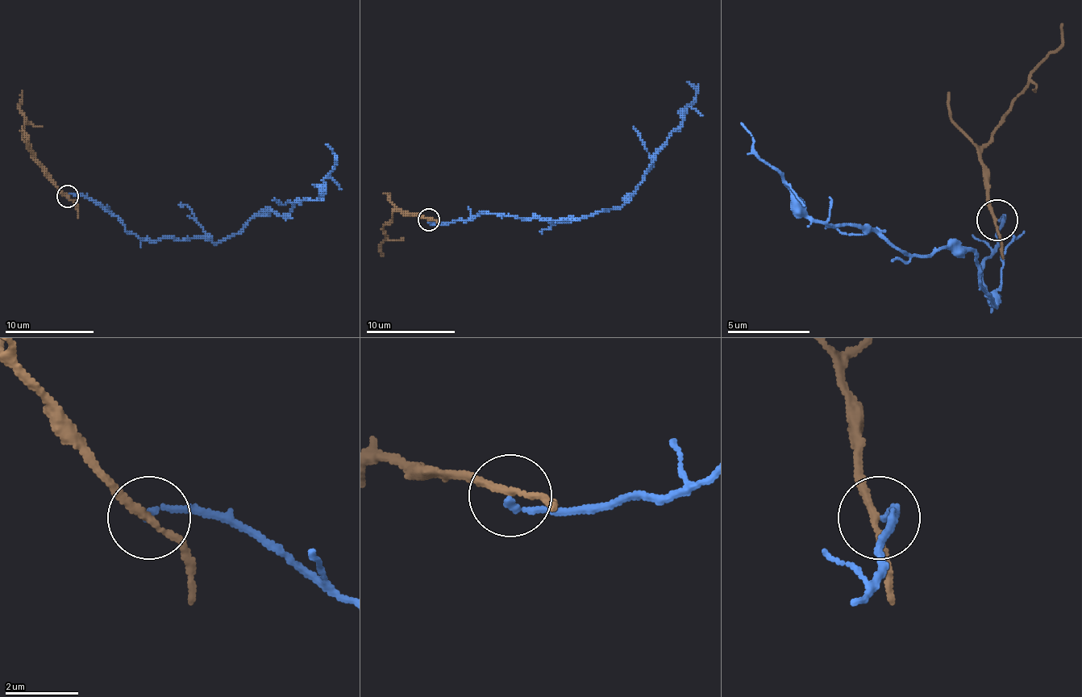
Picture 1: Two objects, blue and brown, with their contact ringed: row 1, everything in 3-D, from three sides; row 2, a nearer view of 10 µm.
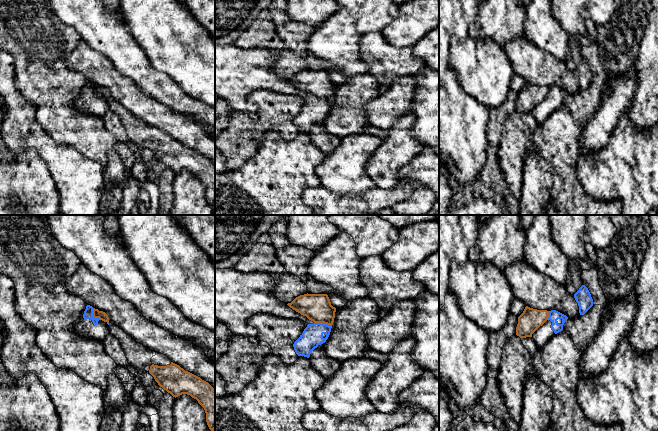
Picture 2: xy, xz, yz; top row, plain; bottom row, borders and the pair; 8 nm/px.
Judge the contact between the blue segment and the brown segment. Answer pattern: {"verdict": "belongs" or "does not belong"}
{"verdict": "does not belong"}

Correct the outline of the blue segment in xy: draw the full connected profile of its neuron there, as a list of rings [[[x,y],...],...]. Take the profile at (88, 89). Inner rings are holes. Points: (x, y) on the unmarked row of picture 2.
[[[90,81],[86,82],[83,94],[84,96],[75,102],[76,110],[103,118],[110,109],[107,98],[104,98],[99,94],[94,94],[93,83]]]

